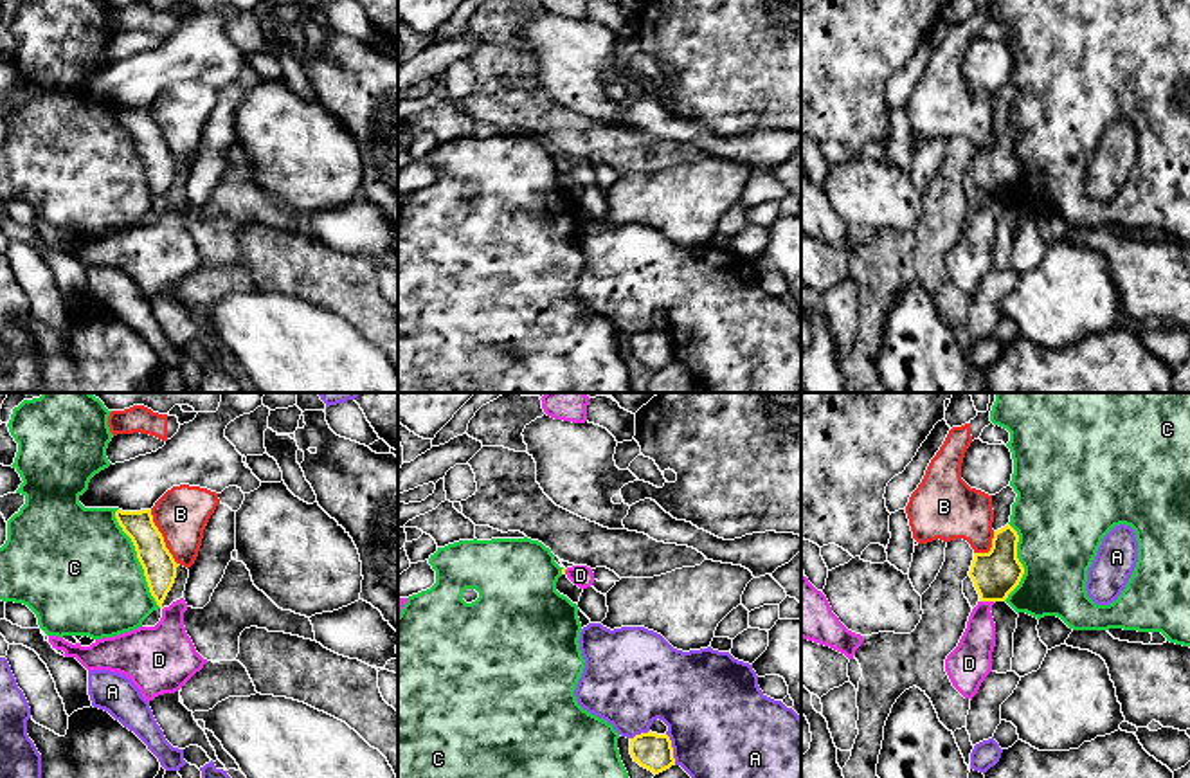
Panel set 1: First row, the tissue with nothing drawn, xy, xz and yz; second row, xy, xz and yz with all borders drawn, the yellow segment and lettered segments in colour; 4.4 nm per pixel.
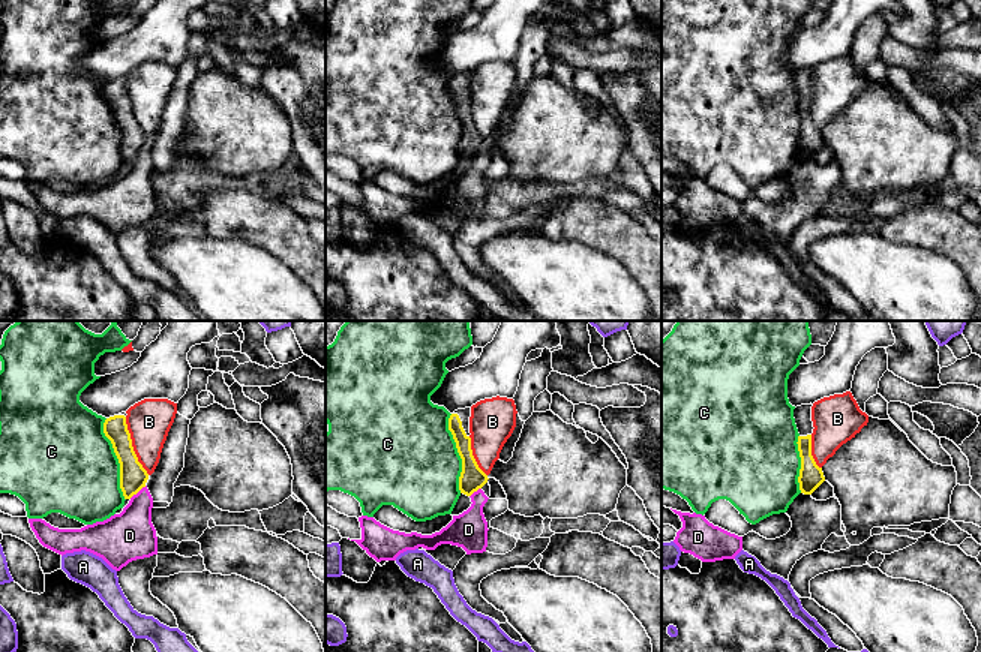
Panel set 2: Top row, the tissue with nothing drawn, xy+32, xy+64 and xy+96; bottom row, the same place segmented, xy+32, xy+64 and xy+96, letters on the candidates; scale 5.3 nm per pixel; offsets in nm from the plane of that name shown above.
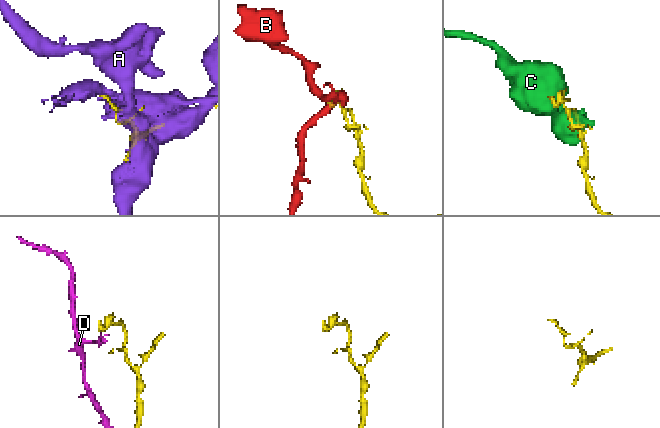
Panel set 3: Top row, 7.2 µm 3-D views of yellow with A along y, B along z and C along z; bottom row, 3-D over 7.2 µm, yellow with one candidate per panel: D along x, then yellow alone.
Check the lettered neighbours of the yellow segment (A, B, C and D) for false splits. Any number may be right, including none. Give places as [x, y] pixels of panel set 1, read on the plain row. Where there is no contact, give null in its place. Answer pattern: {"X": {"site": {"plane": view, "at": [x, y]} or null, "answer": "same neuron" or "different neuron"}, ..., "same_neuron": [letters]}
{"A": {"site": {"plane": "xz", "at": [672, 346]}, "answer": "different neuron"}, "B": {"site": {"plane": "xy", "at": [162, 134]}, "answer": "different neuron"}, "C": {"site": {"plane": "xy", "at": [137, 153]}, "answer": "different neuron"}, "D": {"site": {"plane": "yz", "at": [987, 197]}, "answer": "different neuron"}, "same_neuron": []}

